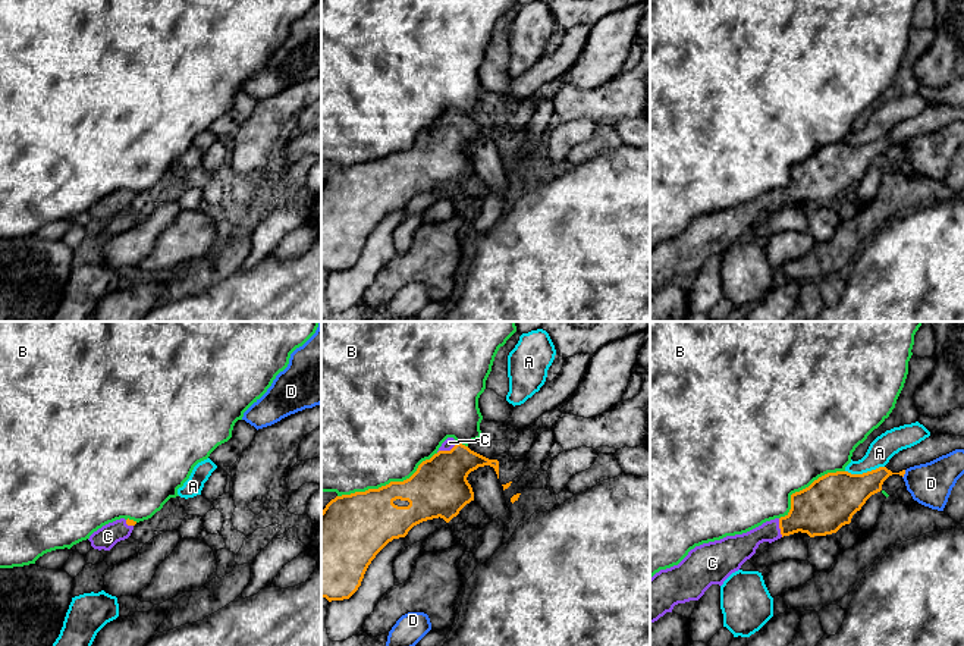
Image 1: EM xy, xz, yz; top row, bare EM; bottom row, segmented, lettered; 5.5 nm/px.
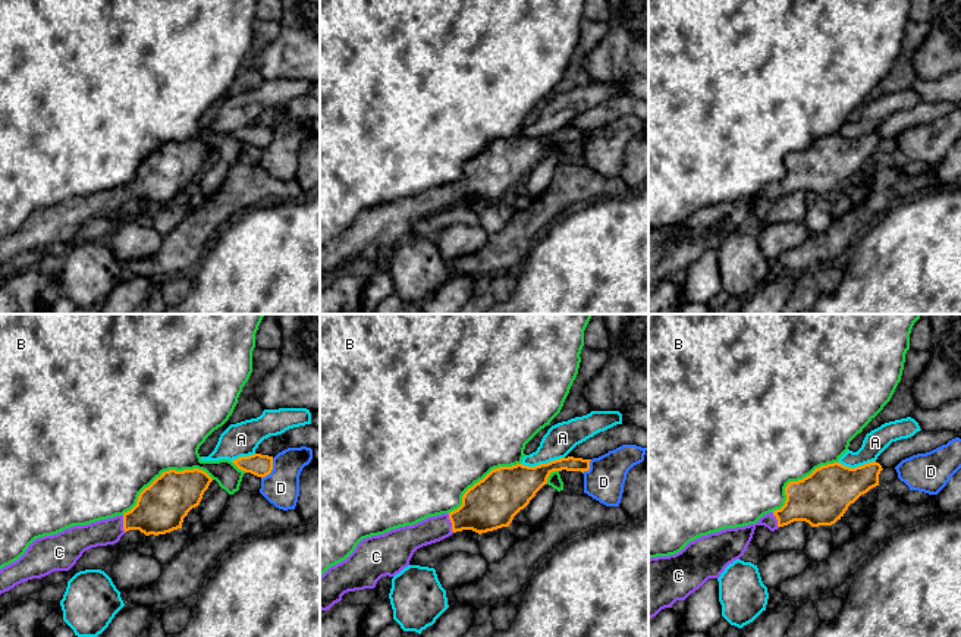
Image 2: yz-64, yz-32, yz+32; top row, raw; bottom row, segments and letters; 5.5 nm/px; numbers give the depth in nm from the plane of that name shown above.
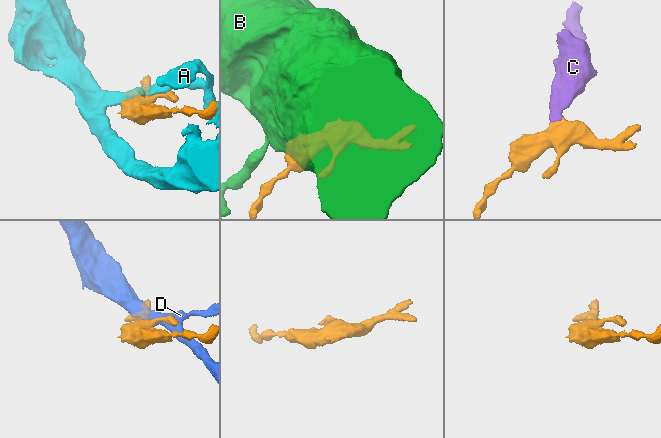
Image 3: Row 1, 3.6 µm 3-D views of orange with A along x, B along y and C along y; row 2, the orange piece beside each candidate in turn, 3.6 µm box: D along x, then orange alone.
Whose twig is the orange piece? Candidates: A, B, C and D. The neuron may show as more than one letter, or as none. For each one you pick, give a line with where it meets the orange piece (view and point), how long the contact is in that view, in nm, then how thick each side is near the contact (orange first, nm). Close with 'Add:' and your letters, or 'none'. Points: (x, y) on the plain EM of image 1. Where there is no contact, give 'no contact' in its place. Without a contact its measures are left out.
C: meets orange in xz at (448, 122); contact 120 nm long; 320 nm thick on the orange side, 60 nm on the other
Add: C

